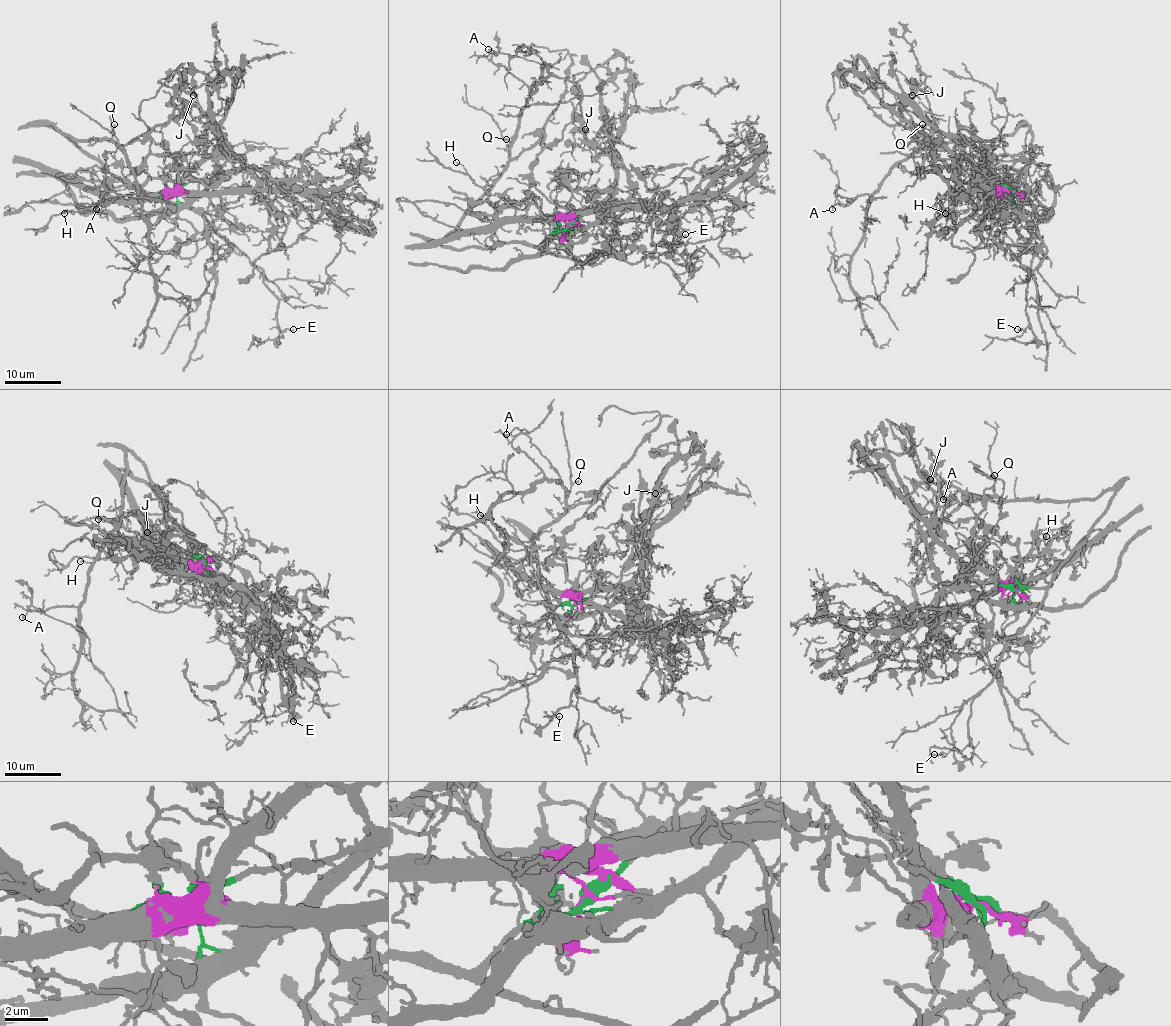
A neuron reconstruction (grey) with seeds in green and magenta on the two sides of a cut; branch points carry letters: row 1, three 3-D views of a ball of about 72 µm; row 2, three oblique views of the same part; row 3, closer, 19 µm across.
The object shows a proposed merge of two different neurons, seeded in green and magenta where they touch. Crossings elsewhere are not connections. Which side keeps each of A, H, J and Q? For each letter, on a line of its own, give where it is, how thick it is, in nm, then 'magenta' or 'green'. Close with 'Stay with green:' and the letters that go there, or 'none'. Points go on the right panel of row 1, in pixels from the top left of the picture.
A: at (832, 209); 140 nm thick; green
H: at (945, 213); 90 nm thick; magenta
J: at (912, 95); 130 nm thick; magenta
Q: at (922, 124); 120 nm thick; green
Stay with green: A, Q

